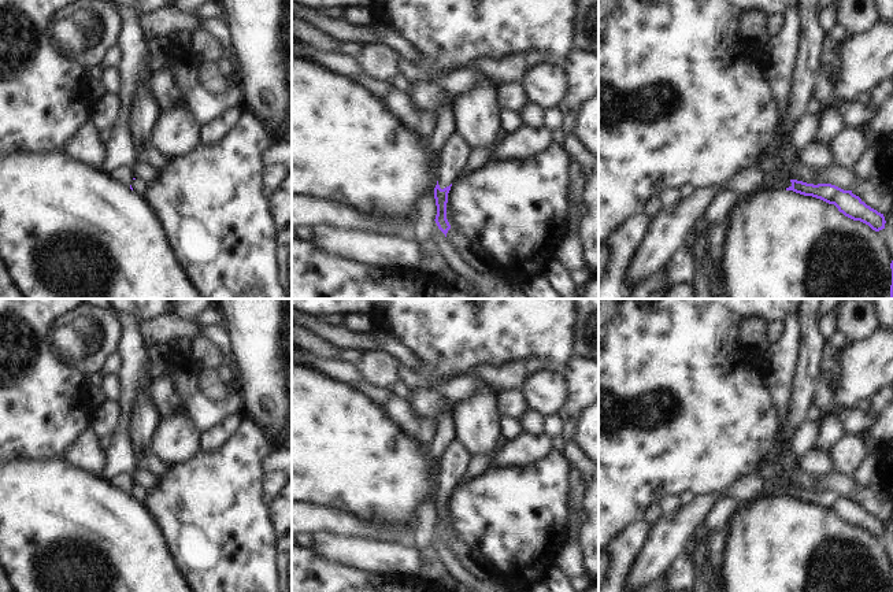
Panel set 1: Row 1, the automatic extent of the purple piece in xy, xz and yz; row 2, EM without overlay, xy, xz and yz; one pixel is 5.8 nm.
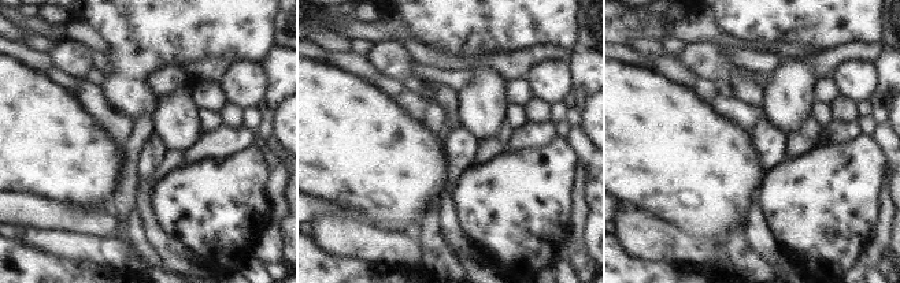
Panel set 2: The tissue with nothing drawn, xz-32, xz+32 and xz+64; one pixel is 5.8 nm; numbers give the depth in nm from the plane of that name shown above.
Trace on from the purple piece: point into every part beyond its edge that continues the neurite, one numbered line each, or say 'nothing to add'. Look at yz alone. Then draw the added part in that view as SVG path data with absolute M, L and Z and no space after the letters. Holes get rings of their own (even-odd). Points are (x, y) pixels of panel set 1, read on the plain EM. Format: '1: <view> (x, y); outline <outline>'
1: yz (781, 491); outline M777 486L777 488L771 488L771 489L766 491L766 492L763 492L763 493L760 493L760 495L756 495L752 500L756 500L756 499L760 499L760 497L764 497L764 496L774 496L774 495L786 496L789 493L792 493L790 488Z

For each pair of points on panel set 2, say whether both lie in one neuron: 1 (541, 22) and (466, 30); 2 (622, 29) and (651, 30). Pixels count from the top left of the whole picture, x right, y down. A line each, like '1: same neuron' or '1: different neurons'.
1: same neuron
2: same neuron

